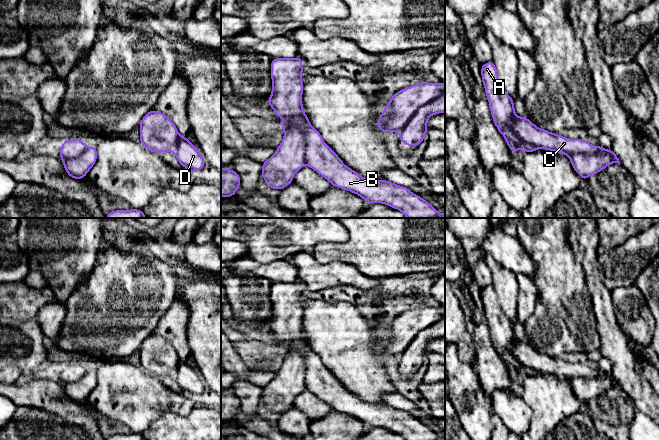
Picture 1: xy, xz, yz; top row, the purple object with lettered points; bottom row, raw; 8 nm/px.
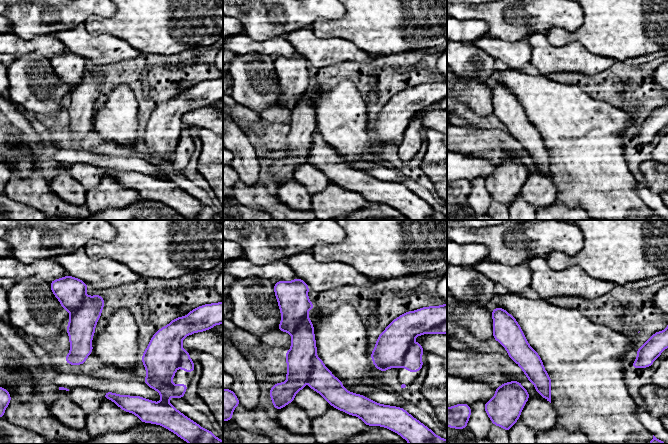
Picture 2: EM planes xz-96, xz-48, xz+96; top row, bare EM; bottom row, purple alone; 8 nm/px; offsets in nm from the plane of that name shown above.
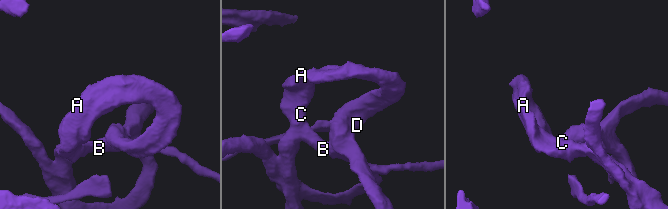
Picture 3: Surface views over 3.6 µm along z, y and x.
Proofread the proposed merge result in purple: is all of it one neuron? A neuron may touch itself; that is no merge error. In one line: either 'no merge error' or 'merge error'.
no merge error

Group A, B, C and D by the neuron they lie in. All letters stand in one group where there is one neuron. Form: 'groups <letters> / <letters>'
groups A B C D

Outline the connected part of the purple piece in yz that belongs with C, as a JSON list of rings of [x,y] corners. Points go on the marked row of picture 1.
[[[493,61],[481,66],[481,75],[494,124],[513,153],[518,149],[535,152],[540,148],[565,154],[583,180],[614,162],[620,164],[611,149],[593,146],[579,138],[565,138],[538,128],[527,117],[516,116],[514,101],[503,89]]]

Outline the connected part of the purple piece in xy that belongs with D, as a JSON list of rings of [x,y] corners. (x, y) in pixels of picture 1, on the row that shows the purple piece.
[[[151,110],[141,120],[140,143],[156,153],[172,152],[179,164],[195,173],[206,164],[201,152],[186,137],[181,136],[175,124],[163,113]]]

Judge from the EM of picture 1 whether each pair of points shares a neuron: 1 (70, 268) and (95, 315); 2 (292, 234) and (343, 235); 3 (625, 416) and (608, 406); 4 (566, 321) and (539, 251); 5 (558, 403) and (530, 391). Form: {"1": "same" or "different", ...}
{"1": "different", "2": "same", "3": "same", "4": "same", "5": "same"}

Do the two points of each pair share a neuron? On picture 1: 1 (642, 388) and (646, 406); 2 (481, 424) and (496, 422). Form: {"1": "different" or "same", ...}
{"1": "same", "2": "different"}

